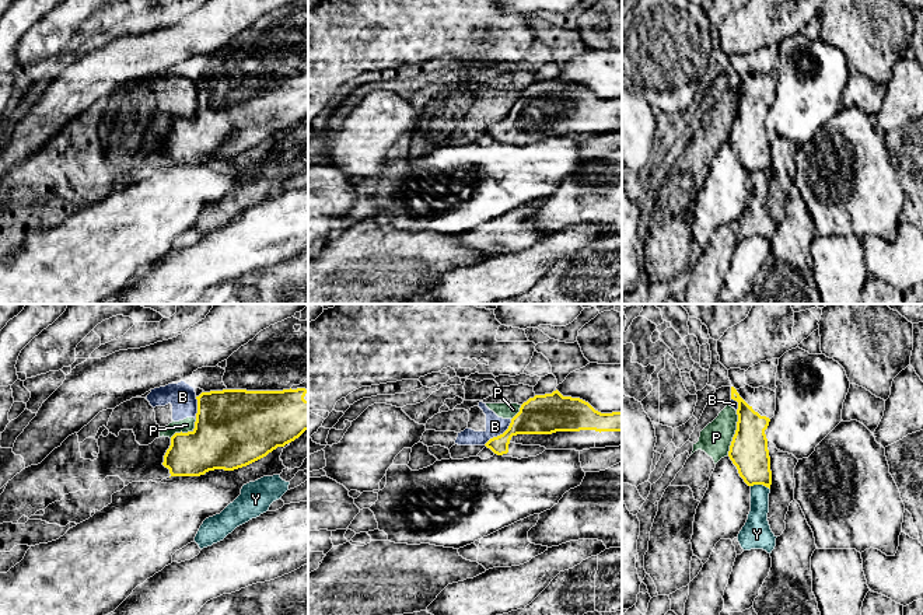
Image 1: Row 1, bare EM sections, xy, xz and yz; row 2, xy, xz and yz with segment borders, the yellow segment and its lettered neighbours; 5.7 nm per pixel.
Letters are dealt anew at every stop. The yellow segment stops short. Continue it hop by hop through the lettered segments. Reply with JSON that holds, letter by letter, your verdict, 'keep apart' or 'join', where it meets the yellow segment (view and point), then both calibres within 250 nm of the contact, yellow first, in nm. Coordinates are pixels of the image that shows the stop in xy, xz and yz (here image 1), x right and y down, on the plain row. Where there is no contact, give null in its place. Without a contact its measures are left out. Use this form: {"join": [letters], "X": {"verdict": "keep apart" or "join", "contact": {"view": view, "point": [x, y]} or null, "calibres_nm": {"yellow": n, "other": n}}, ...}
{"join": [], "B": {"verdict": "keep apart", "contact": {"view": "xz", "point": [500, 121]}, "calibres_nm": {"yellow": 220, "other": 110}}, "P": {"verdict": "keep apart", "contact": {"view": "yz", "point": [736, 119]}, "calibres_nm": {"yellow": 220, "other": 180}}, "Y": {"verdict": "keep apart", "contact": {"view": "yz", "point": [761, 170]}, "calibres_nm": {"yellow": 220, "other": 140}}}

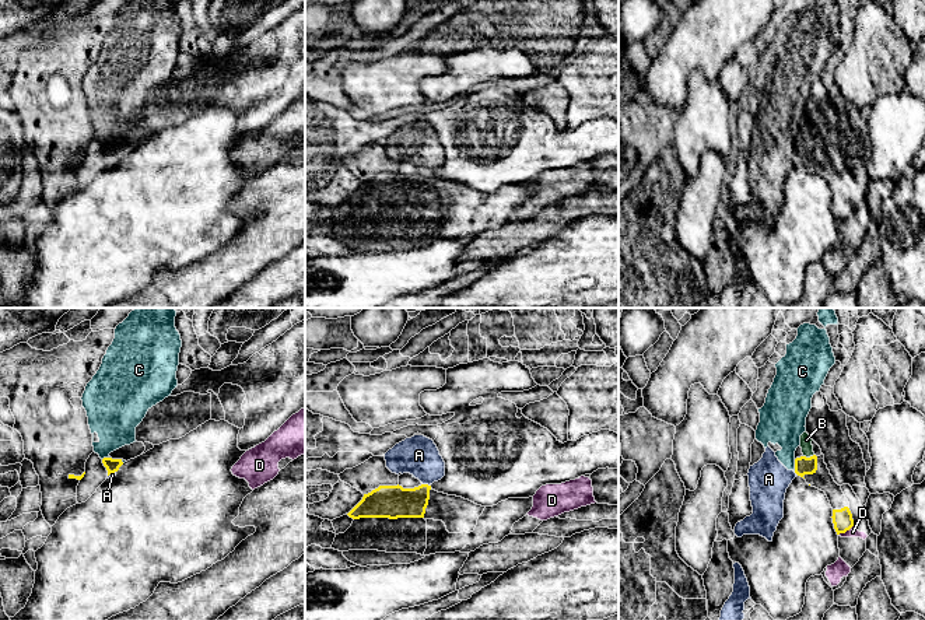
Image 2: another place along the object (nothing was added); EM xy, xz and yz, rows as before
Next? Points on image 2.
{"join": ["B"], "A": {"verdict": "keep apart", "contact": {"view": "xz", "point": [426, 171]}, "calibres_nm": {"yellow": 190, "other": 220}}, "B": {"verdict": "join", "contact": {"view": "yz", "point": [808, 144]}, "calibres_nm": {"yellow": 100, "other": 70}}, "C": {"verdict": "keep apart", "contact": {"view": "yz", "point": [795, 151]}, "calibres_nm": {"yellow": 100, "other": 240}}, "D": {"verdict": "keep apart", "contact": {"view": "yz", "point": [845, 217]}, "calibres_nm": {"yellow": 120, "other": 60}}}

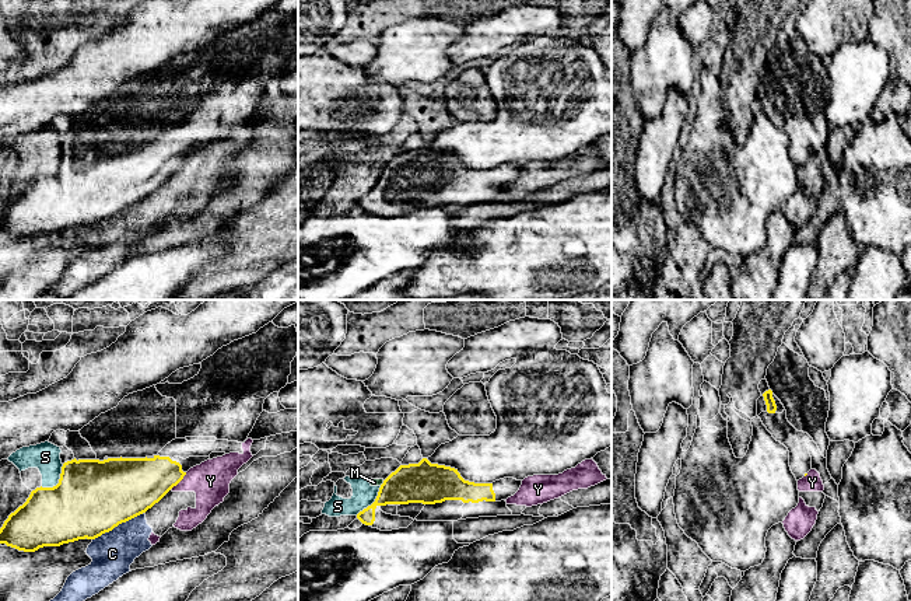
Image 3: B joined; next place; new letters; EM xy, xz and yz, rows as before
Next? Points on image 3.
{"join": [], "C": {"verdict": "keep apart", "contact": {"view": "xy", "point": [118, 210]}, "calibres_nm": {"yellow": 420, "other": 240}}, "M": {"verdict": "keep apart", "contact": {"view": "xz", "point": [382, 170]}, "calibres_nm": {"yellow": 240, "other": 50}}, "S": {"verdict": "keep apart", "contact": {"view": "xy", "point": [59, 167]}, "calibres_nm": {"yellow": 420, "other": 160}}, "Y": {"verdict": "keep apart", "contact": {"view": "xy", "point": [178, 168]}, "calibres_nm": {"yellow": 320, "other": 220}}}

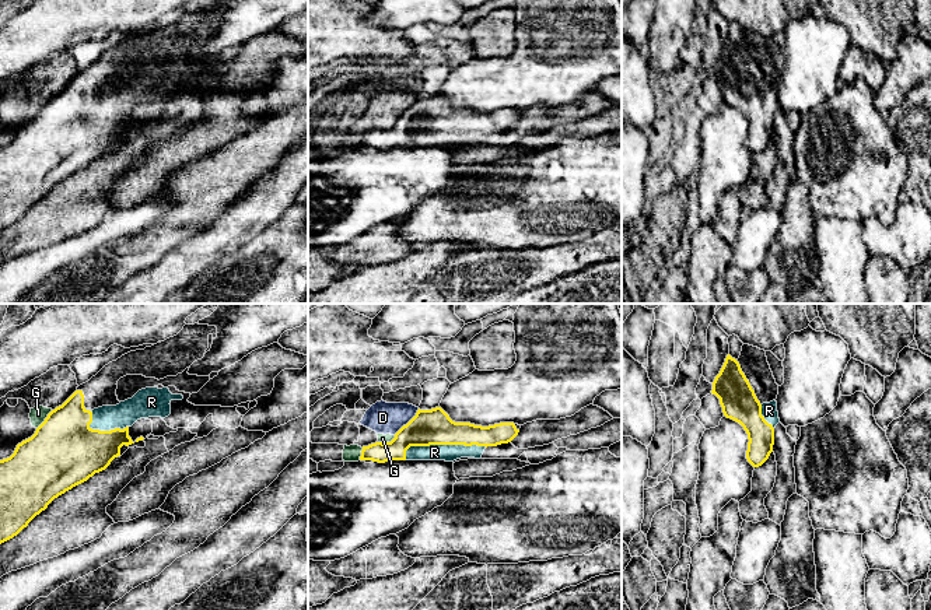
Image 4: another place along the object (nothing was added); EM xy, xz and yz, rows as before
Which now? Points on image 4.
{"join": ["R"], "D": {"verdict": "keep apart", "contact": {"view": "xz", "point": [408, 109]}, "calibres_nm": {"yellow": 200, "other": 180}}, "G": {"verdict": "keep apart", "contact": {"view": "xy", "point": [45, 107]}, "calibres_nm": {"yellow": 400, "other": 90}}, "R": {"verdict": "join", "contact": {"view": "xz", "point": [441, 130]}, "calibres_nm": {"yellow": 200, "other": 100}}}

